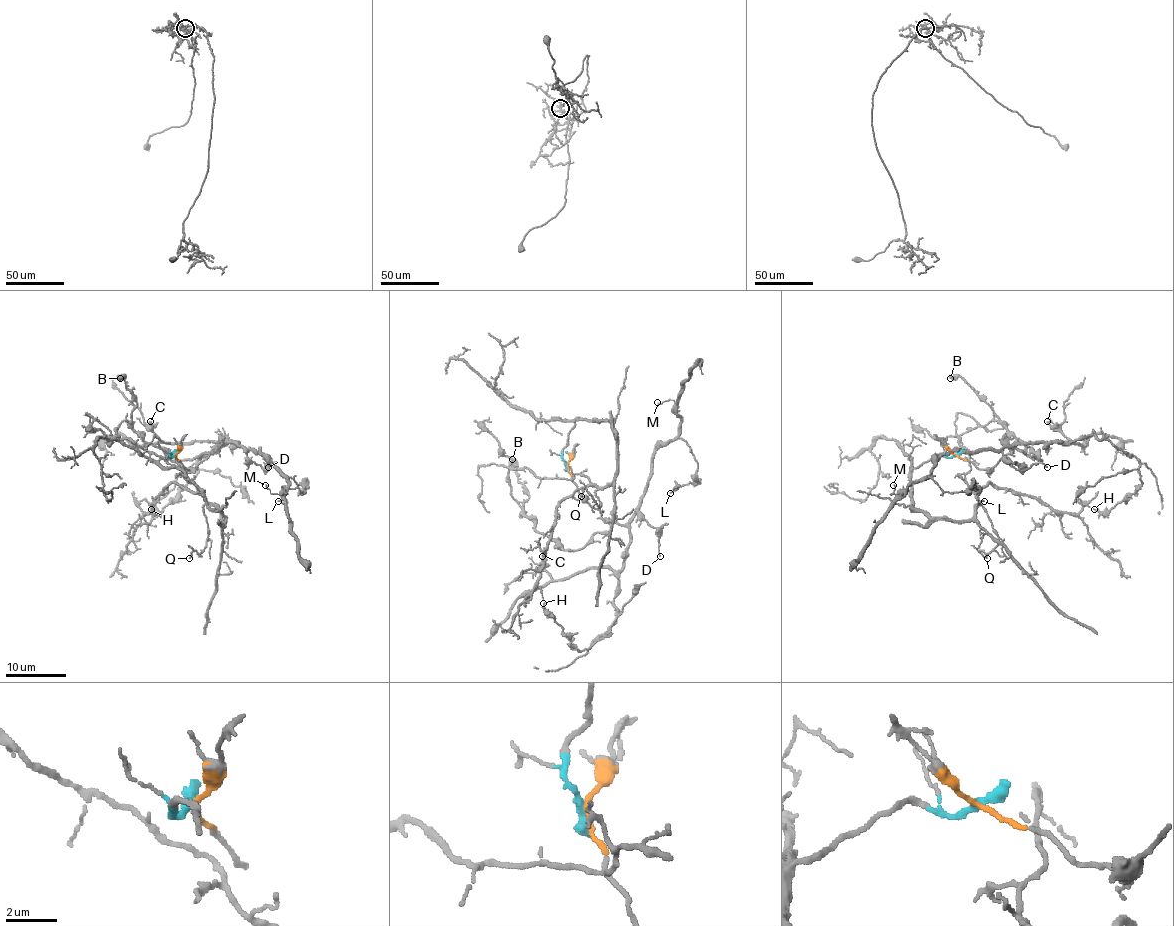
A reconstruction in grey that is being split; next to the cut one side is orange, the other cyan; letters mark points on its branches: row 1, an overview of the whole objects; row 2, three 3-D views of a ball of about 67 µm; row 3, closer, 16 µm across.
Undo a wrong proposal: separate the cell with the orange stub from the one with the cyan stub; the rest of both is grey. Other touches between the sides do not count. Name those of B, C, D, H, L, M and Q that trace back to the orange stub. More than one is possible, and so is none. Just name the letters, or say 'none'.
B, C, D, H, L, M

